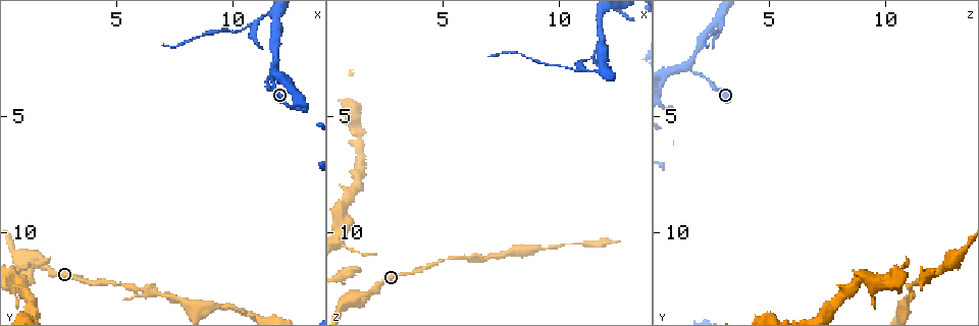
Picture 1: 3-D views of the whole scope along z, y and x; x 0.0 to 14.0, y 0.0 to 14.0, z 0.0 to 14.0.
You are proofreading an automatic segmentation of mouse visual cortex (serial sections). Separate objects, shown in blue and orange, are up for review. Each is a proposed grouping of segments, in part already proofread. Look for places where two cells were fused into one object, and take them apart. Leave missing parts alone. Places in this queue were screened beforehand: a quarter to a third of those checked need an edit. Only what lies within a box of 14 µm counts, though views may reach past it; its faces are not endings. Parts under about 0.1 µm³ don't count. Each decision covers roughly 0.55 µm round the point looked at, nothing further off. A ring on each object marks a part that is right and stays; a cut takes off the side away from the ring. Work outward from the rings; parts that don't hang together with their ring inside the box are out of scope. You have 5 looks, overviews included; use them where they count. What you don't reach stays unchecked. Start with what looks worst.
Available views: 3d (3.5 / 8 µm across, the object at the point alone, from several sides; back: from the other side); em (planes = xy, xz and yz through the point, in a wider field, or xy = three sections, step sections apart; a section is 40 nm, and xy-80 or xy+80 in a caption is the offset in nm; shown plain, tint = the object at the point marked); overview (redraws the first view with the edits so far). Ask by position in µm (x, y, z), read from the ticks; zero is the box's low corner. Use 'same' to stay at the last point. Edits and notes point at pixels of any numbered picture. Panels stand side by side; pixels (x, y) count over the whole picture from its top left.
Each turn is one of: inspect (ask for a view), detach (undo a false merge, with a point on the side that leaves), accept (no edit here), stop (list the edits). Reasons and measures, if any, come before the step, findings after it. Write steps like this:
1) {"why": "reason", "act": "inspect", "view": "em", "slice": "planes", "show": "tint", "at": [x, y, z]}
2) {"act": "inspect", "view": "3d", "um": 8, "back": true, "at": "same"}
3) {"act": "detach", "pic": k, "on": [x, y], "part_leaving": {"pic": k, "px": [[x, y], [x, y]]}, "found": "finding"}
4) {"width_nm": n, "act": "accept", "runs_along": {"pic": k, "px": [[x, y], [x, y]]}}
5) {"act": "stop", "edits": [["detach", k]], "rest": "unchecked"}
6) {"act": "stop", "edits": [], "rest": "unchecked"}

{"act": "inspect", "view": "3d", "um": 8, "at": [11.8, 2.9, 1.5]}

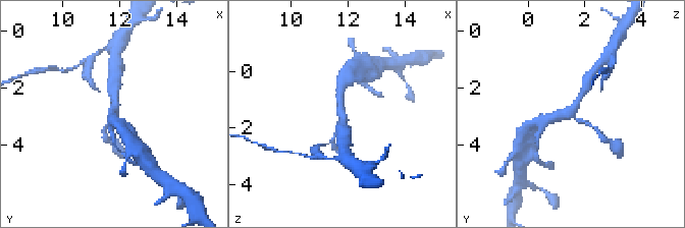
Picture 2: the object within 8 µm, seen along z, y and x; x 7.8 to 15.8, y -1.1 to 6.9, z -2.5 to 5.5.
{"act": "inspect", "view": "3d", "um": 3.5, "at": [11.9, 2.9, 1.6]}

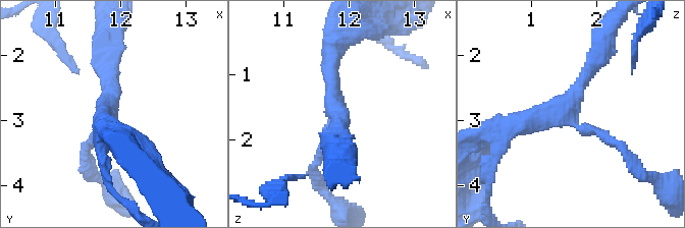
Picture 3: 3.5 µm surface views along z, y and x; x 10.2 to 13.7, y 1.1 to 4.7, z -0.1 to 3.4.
{"arm_widths_nm": [150, 250, 300], "act": "accept", "runs_along": {"pic": 3, "px": [[88, 145], [109, 123], [106, 51]]}, "found": "one cell here"}

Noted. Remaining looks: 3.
{"why": "calibre changes", "act": "inspect", "view": "3d", "um": 8, "at": [9.3, 13.2, 10.8]}

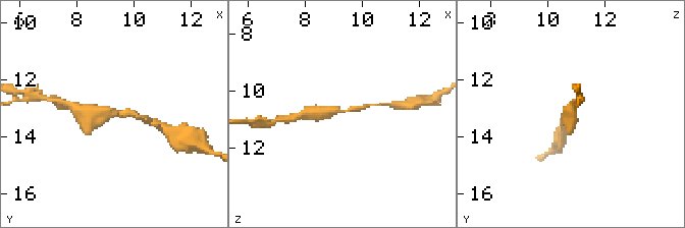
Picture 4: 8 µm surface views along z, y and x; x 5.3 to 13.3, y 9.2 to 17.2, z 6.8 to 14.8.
{"act": "inspect", "view": "em", "slice": "xy", "step": 2, "show": "tint", "at": [9.3, 13.1, 10.7]}

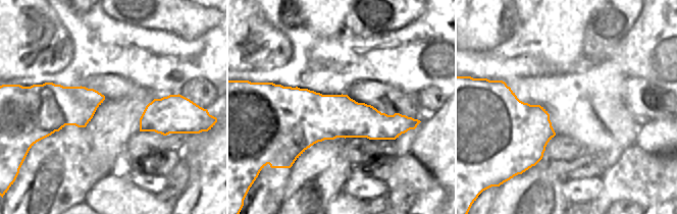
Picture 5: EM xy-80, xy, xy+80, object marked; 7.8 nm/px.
{"arm_widths_nm": [150, 500], "act": "accept", "runs_along": {"pic": 4, "px": [[312, 113], [357, 110], [369, 105]]}, "found": "one cell here"}

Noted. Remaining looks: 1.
{"act": "stop", "edits": [], "rest": "unchecked"}

